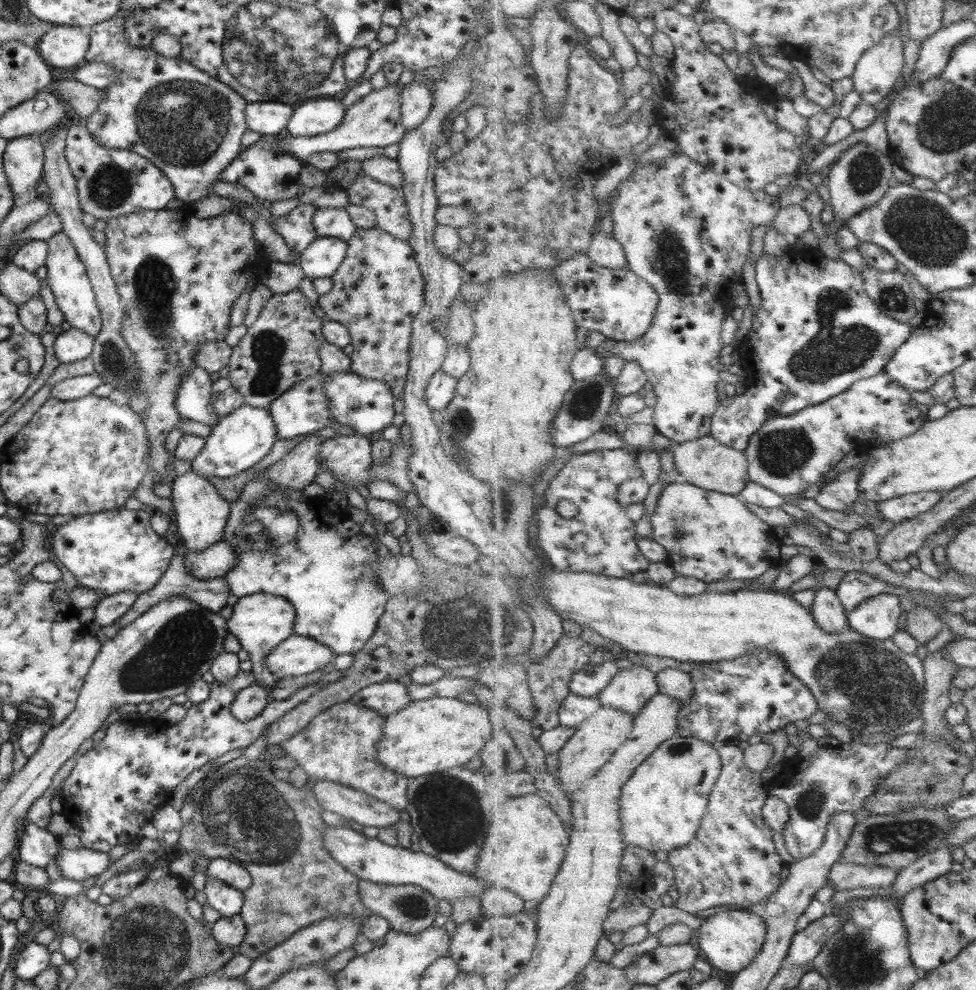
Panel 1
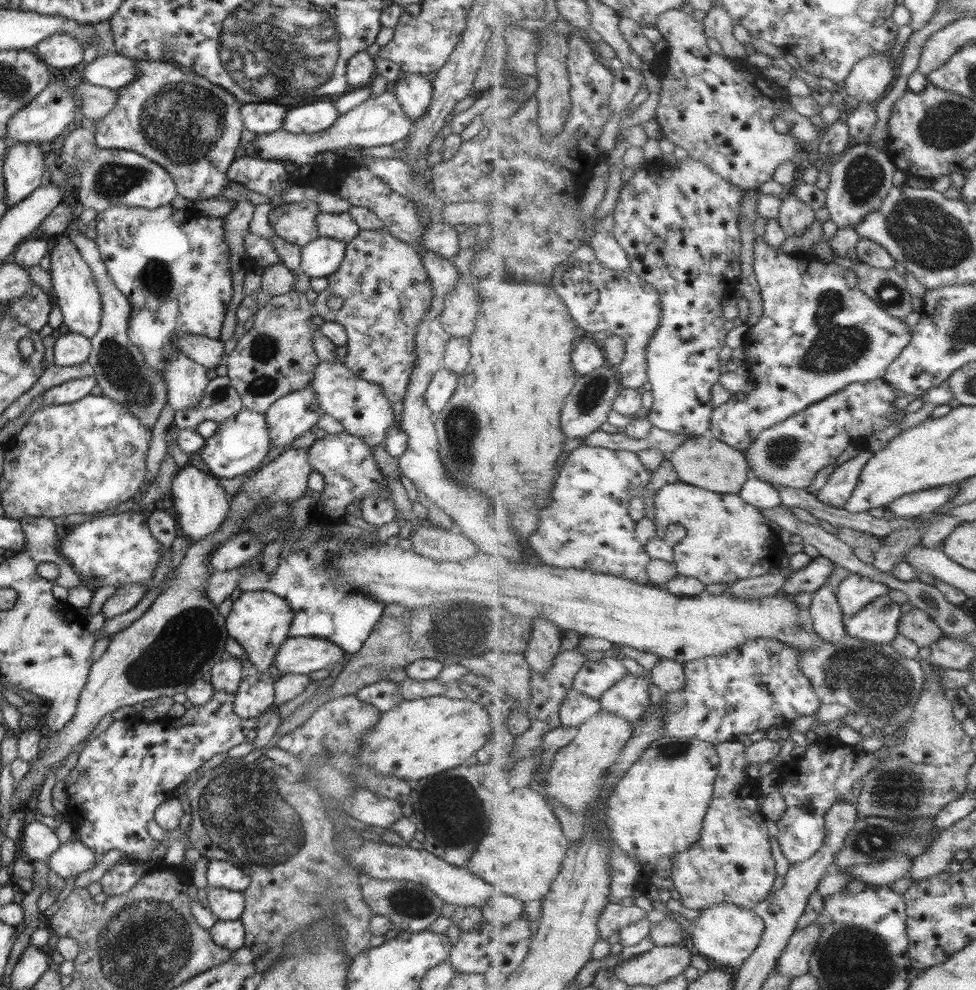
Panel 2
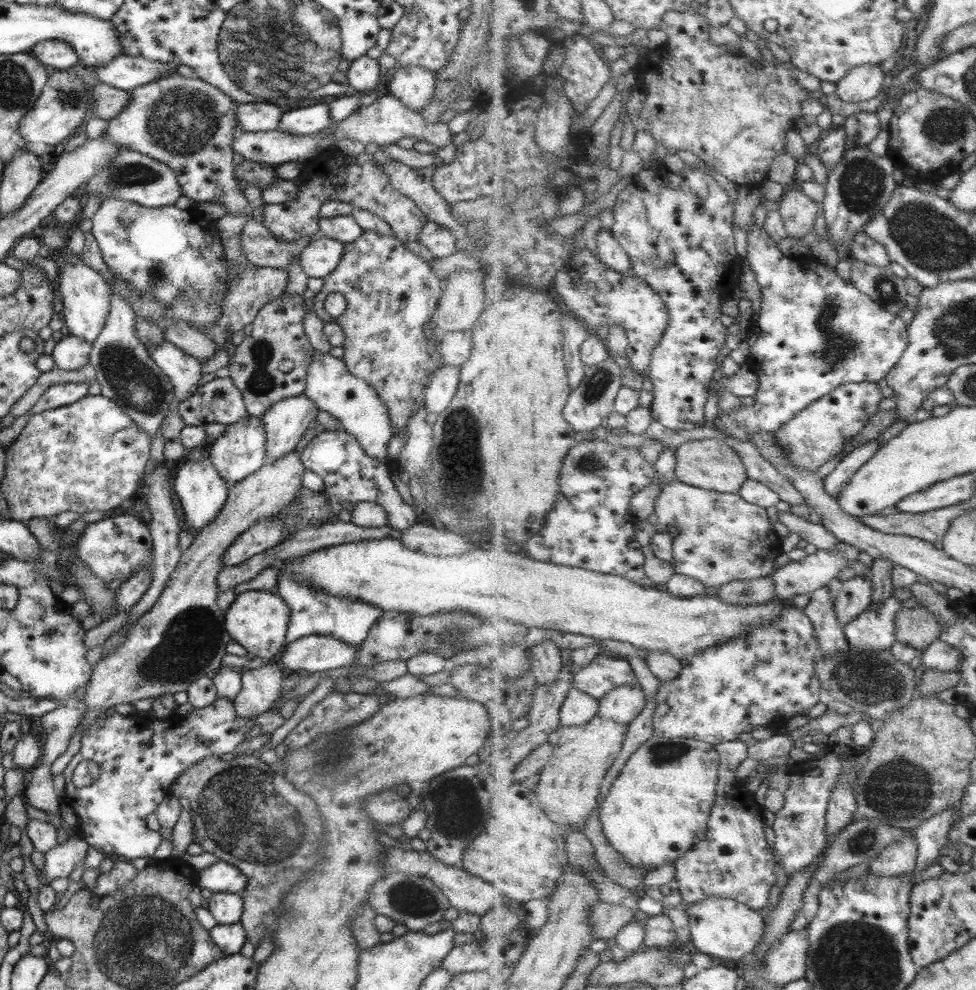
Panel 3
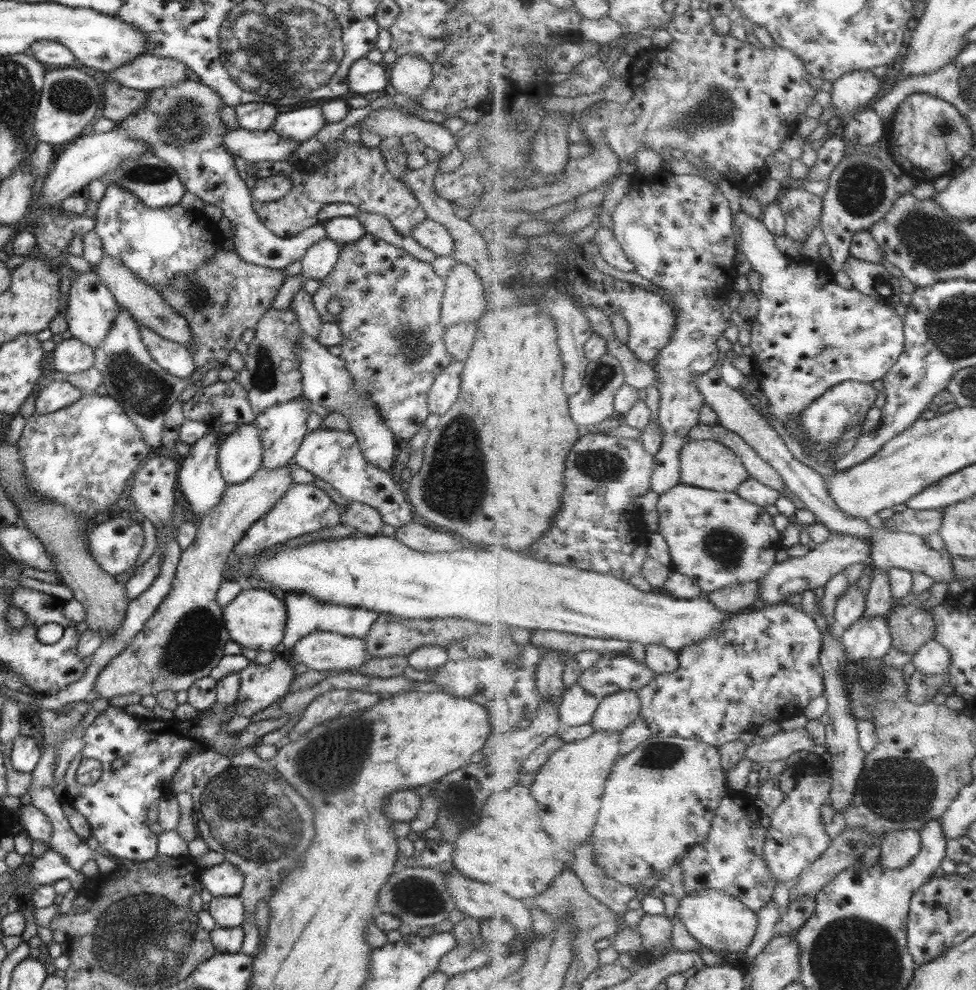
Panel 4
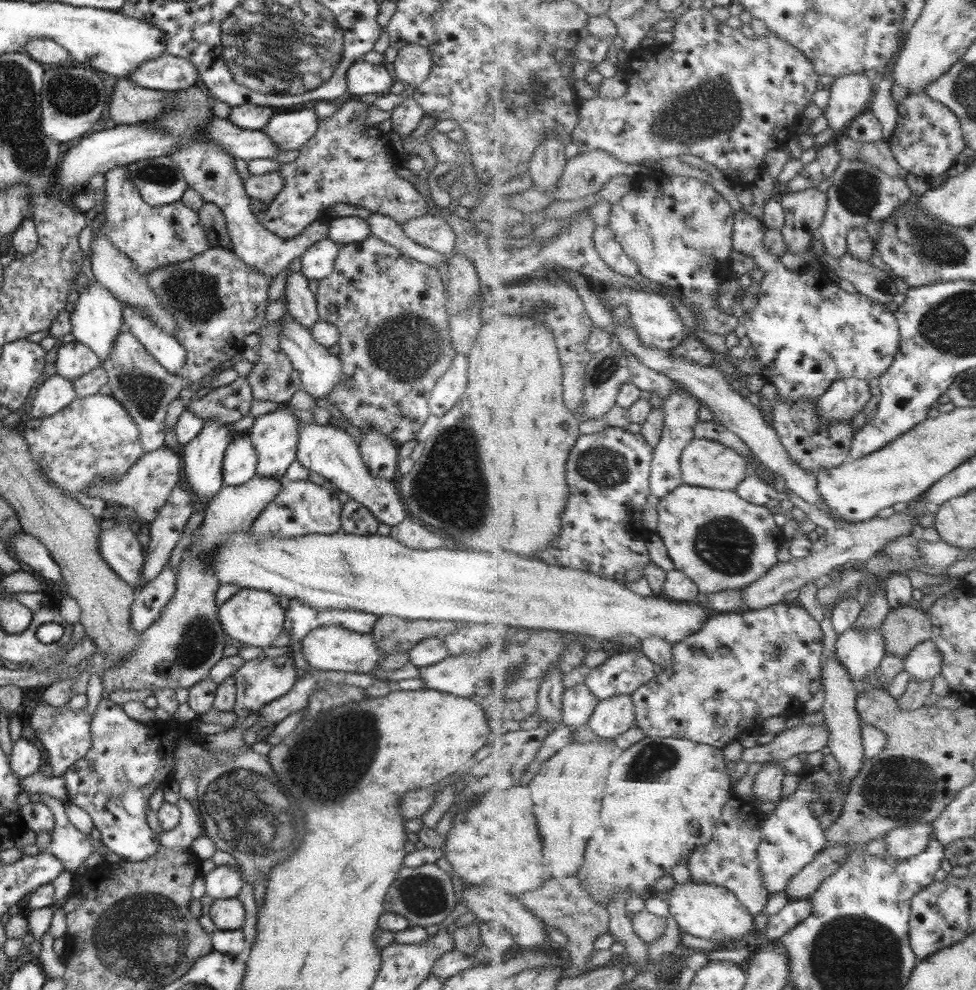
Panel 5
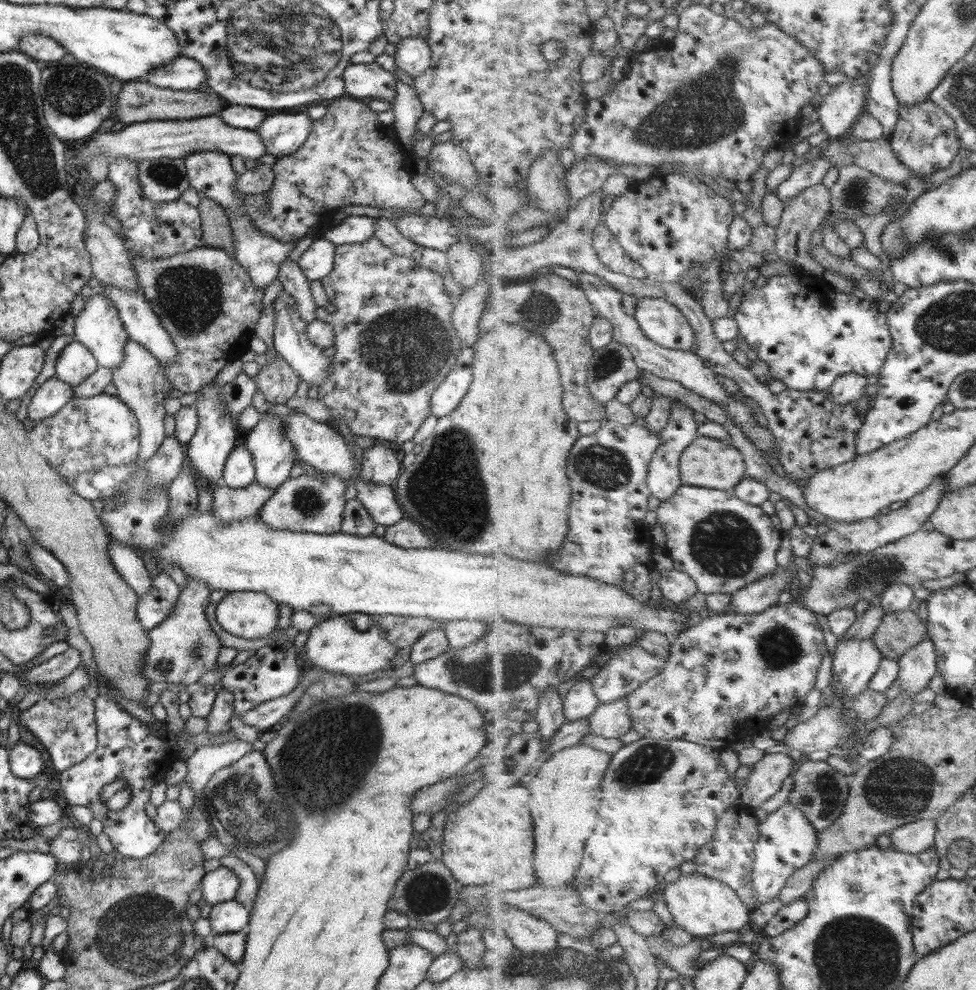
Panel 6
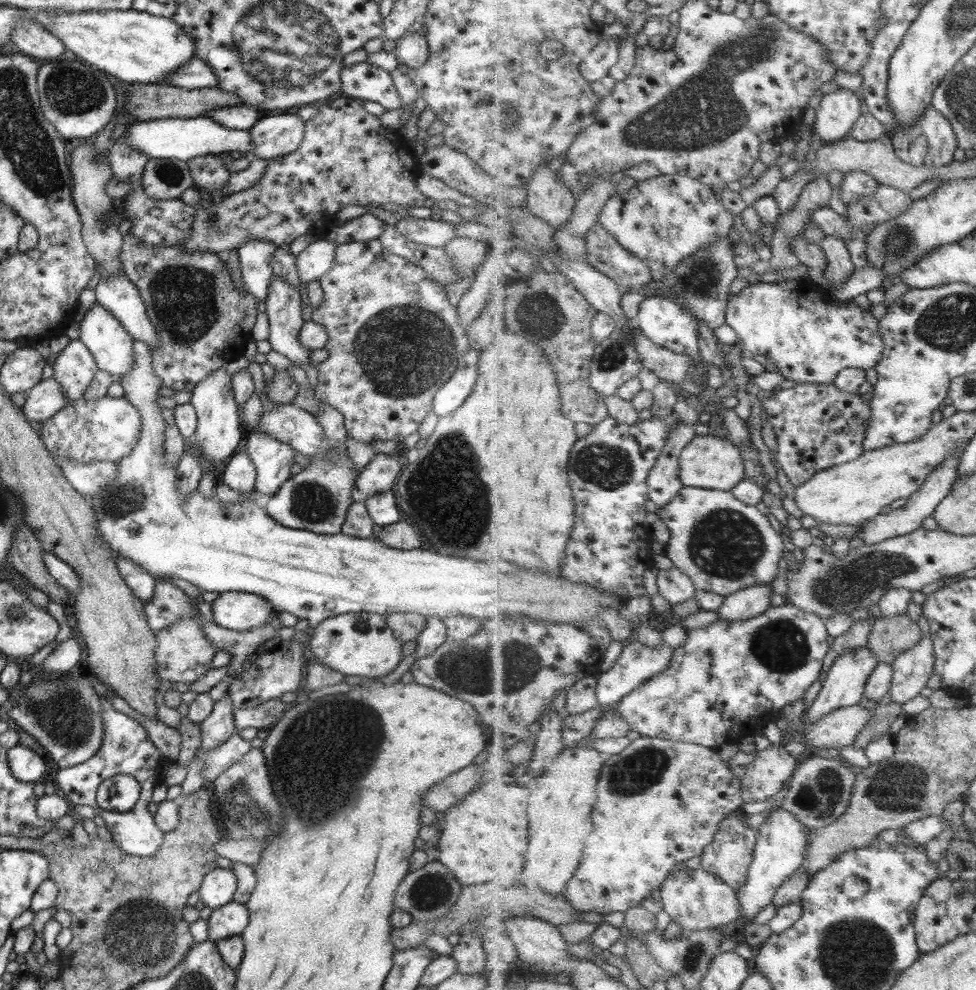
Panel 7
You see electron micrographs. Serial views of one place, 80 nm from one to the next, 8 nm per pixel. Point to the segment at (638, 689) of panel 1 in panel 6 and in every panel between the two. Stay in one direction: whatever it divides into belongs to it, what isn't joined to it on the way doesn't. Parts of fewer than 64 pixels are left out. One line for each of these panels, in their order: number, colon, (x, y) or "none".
2: (630, 698)
3: (622, 705)
4: (617, 712)
5: (614, 716)
6: (612, 720)

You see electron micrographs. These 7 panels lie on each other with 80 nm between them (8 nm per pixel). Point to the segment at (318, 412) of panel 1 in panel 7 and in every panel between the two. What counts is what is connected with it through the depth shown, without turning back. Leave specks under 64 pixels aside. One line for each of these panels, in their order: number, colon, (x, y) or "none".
2: (296, 412)
3: (284, 422)
4: (282, 427)
5: (274, 435)
6: (273, 454)
7: (272, 459)

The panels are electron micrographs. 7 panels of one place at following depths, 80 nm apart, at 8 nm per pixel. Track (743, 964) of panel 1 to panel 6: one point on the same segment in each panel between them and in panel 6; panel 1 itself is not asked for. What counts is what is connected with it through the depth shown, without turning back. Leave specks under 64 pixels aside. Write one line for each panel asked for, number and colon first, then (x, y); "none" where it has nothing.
2: (726, 934)
3: (725, 928)
4: (720, 922)
5: (702, 909)
6: (703, 906)

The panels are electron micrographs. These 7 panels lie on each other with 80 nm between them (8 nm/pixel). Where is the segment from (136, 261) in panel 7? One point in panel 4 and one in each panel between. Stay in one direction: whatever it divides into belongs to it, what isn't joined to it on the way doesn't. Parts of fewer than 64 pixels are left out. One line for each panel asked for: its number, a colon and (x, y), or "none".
4: (226, 296)
5: (216, 300)
6: (205, 301)

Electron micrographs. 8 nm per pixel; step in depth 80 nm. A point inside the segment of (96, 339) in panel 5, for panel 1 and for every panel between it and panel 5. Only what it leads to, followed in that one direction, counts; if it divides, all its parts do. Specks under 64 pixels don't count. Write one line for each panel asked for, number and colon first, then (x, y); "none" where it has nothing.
1: (66, 277)
2: (77, 298)
3: (84, 295)
4: (90, 309)

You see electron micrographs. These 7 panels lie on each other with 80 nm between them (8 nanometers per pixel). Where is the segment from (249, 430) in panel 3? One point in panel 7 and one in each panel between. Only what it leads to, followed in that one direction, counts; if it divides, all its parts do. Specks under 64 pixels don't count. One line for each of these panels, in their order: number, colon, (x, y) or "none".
4: (239, 454)
5: (239, 459)
6: (238, 470)
7: (238, 474)

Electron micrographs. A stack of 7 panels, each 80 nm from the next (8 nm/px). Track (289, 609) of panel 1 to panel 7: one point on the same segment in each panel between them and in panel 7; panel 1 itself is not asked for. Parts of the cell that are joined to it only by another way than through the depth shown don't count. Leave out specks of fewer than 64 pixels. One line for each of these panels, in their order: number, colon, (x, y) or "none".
2: (259, 621)
3: (257, 620)
4: (255, 619)
5: (254, 617)
6: (250, 615)
7: (237, 611)

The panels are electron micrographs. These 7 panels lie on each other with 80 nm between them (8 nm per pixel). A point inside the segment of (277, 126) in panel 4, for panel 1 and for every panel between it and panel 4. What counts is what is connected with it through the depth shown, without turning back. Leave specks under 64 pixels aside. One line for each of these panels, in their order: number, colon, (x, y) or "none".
1: (317, 116)
2: (317, 116)
3: (311, 119)

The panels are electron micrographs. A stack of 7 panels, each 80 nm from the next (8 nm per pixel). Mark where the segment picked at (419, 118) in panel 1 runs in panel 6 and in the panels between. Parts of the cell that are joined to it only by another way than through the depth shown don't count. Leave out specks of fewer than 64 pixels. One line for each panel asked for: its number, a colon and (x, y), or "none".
2: (413, 92)
3: (413, 86)
4: (409, 74)
5: (412, 64)
6: (412, 56)

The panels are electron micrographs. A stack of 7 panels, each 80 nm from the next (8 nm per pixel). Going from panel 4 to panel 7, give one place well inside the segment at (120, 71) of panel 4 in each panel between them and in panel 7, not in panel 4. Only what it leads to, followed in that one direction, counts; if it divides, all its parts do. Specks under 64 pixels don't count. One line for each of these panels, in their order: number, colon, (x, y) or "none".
5: (166, 73)
6: (185, 74)
7: (193, 74)

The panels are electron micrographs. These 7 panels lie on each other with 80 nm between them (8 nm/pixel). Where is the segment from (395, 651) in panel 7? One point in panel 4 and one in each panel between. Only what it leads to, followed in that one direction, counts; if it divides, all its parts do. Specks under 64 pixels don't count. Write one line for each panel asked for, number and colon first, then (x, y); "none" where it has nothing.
4: (325, 651)
5: (331, 648)
6: (333, 645)

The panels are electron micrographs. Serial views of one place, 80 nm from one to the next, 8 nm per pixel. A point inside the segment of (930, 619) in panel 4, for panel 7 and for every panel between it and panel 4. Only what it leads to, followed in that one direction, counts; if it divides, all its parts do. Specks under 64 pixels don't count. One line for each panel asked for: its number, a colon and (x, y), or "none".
5: (905, 627)
6: (900, 631)
7: (890, 636)

